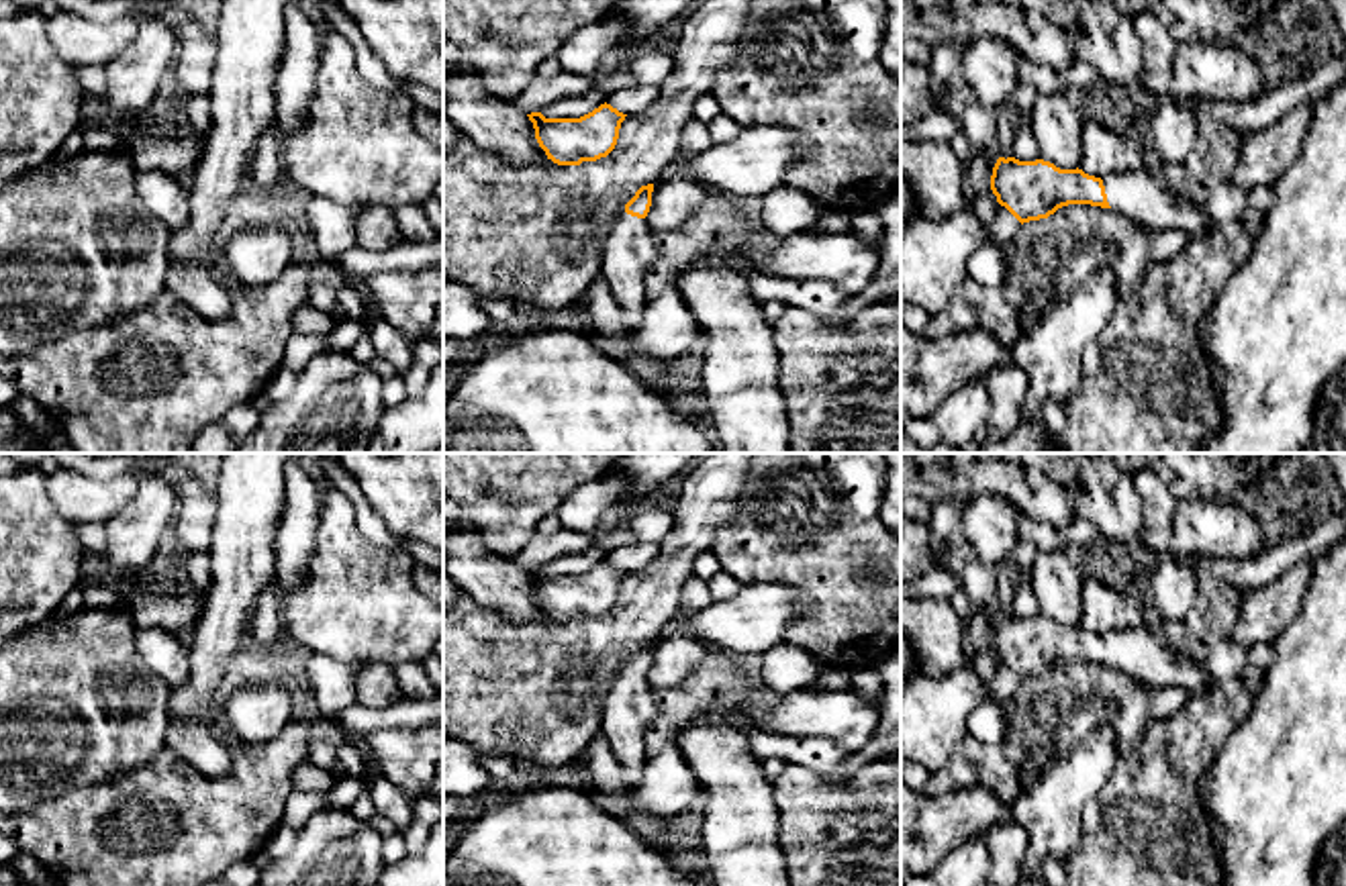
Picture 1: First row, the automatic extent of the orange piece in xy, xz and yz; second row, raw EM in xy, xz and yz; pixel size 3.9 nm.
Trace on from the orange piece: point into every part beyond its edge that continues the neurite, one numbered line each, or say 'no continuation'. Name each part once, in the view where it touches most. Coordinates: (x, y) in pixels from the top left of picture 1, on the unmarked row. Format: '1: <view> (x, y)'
1: yz (1138, 652)

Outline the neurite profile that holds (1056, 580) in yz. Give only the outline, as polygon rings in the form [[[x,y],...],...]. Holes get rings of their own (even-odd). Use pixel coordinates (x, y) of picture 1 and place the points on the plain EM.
[[[1038,551],[1027,584],[1031,586],[1040,617],[1060,627],[1076,627],[1083,612],[1083,586],[1087,574],[1078,559],[1066,551]]]

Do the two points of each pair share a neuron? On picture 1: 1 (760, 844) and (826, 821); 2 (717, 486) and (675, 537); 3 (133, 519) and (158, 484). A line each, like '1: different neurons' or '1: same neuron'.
1: different neurons
2: same neuron
3: same neuron

